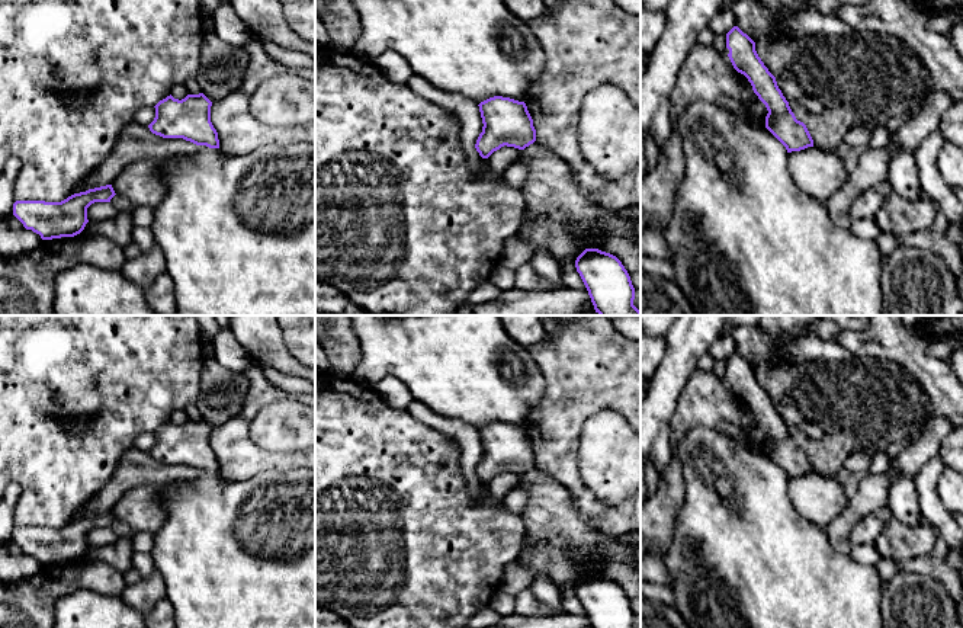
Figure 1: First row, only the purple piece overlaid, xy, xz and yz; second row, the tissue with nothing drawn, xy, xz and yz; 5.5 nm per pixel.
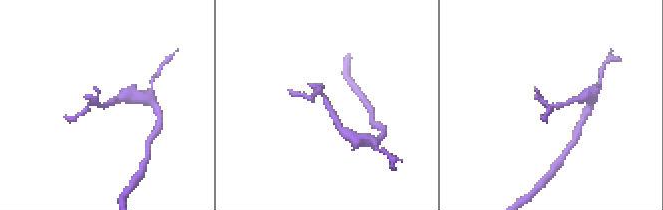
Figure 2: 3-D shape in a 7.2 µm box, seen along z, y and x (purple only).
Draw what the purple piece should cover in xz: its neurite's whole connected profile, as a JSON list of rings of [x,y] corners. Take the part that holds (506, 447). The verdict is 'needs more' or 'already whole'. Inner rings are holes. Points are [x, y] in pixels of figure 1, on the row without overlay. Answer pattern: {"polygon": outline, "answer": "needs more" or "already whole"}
{"polygon": [[[494,422],[478,432],[484,452],[475,474],[482,484],[504,471],[524,475],[536,467],[533,445],[524,427]]], "answer": "already whole"}

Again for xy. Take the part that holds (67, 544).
{"polygon": [[[106,510],[74,519],[61,528],[16,526],[13,541],[42,565],[74,563],[89,548],[87,534],[94,528],[110,528],[115,520],[112,510]]], "answer": "already whole"}

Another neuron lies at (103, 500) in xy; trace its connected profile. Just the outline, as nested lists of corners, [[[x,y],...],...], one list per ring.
[[[134,446],[122,455],[110,481],[81,506],[70,522],[110,510],[125,491],[137,486],[160,486],[176,480],[192,480],[196,474],[196,470],[183,464],[163,464],[155,461],[148,452]]]

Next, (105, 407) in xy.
[[[0,315],[0,500],[12,483],[20,486],[15,526],[61,528],[113,477],[122,455],[144,432],[155,432],[174,411],[199,401],[202,331],[195,315]]]

